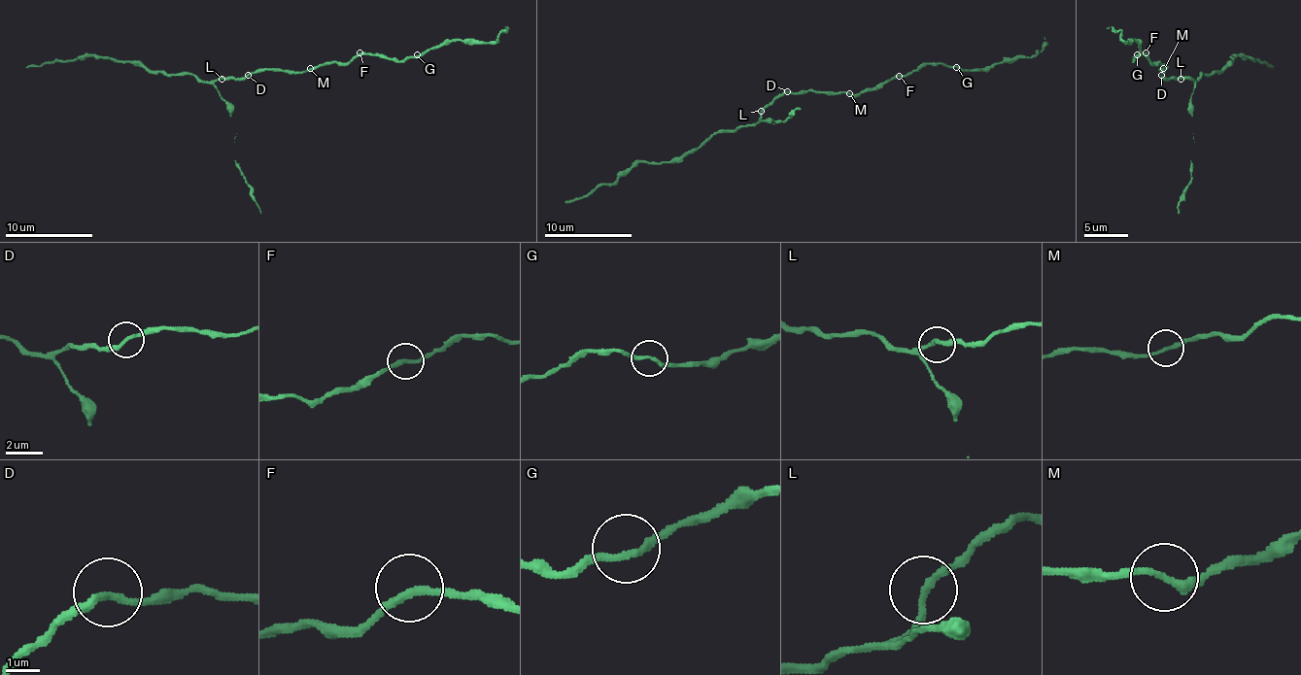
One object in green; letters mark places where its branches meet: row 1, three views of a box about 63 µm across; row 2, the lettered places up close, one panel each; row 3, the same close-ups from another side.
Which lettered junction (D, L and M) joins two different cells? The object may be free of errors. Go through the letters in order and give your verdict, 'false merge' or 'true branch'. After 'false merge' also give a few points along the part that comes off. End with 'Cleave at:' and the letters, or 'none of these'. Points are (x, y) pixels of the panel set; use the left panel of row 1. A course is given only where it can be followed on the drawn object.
D: true branch
L: true branch
M: false merge; foreign part runs (309, 68), (345, 63), (359, 54), (406, 61), (457, 40), (494, 42), (504, 28)
Cleave at: M

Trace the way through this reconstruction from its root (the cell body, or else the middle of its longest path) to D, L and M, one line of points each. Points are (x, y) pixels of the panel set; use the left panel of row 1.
D: (265, 70), (248, 75)
L: (265, 70), (248, 72), (237, 79), (222, 79)
M: (265, 70), (305, 72), (309, 68)

